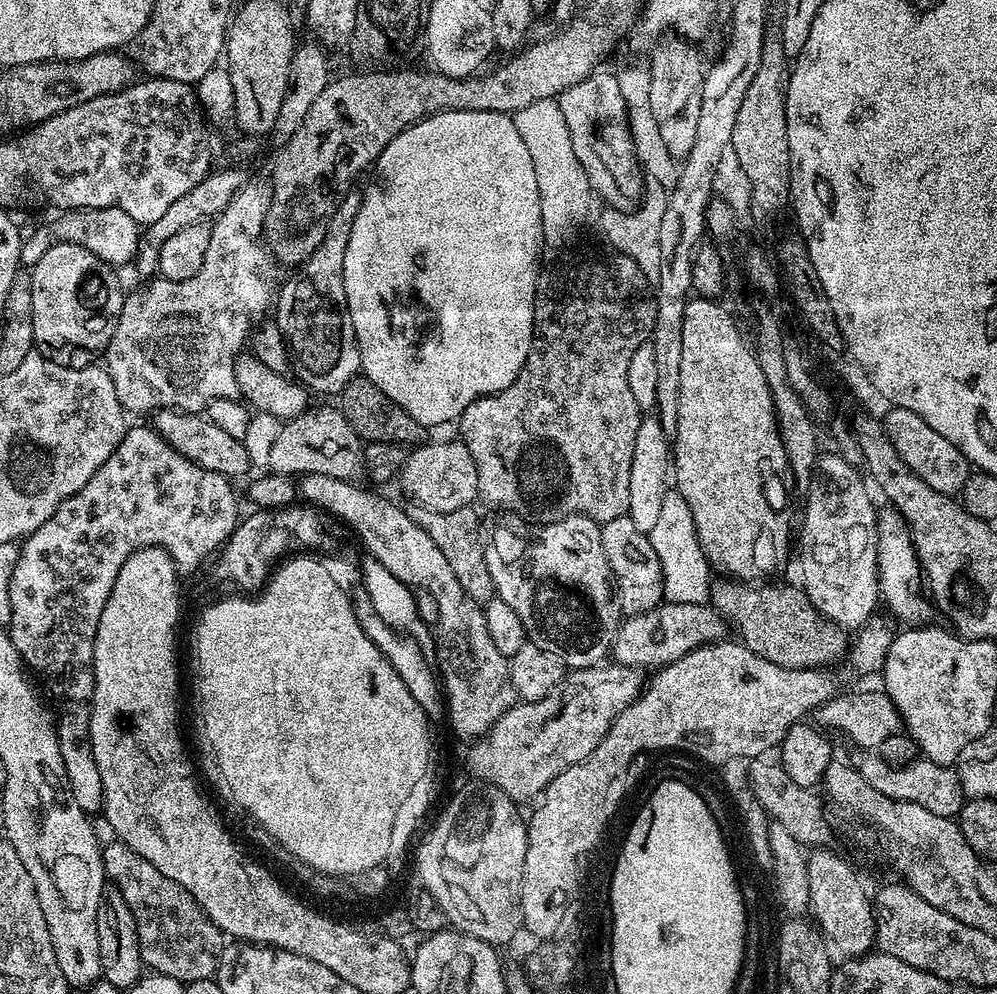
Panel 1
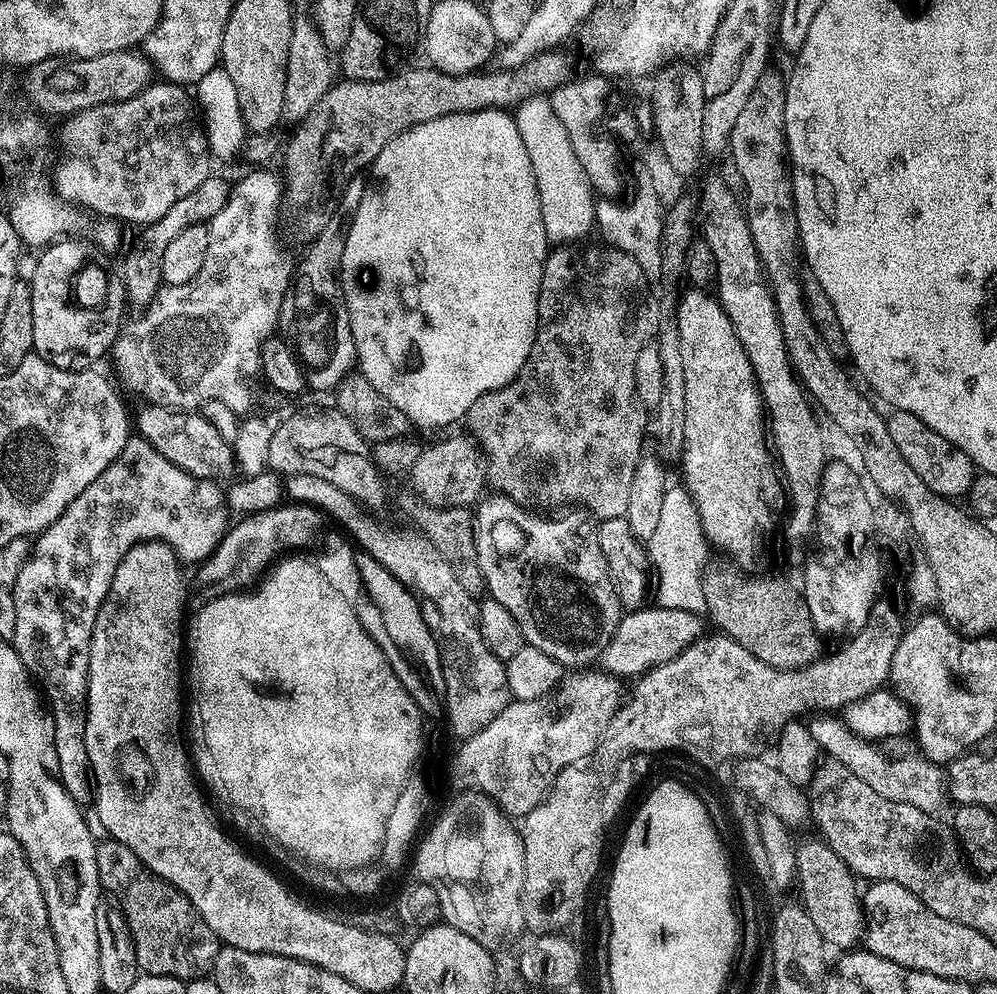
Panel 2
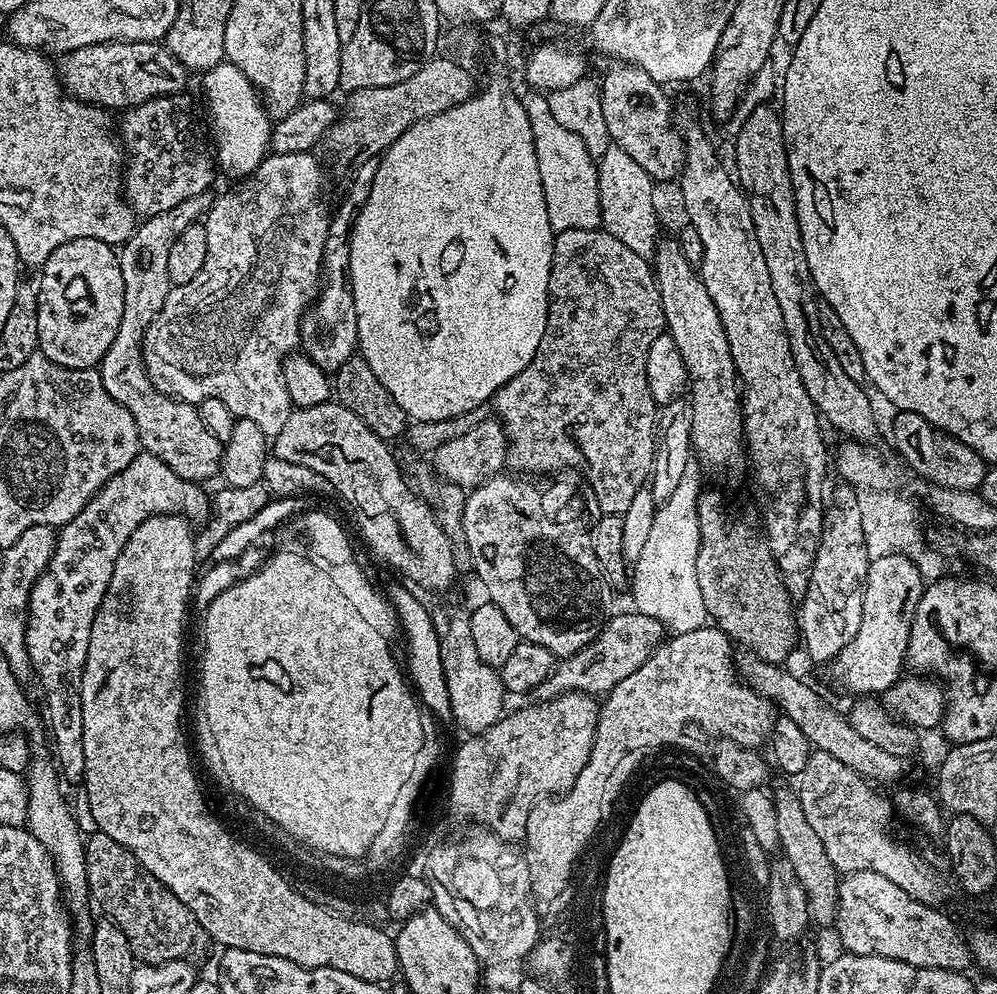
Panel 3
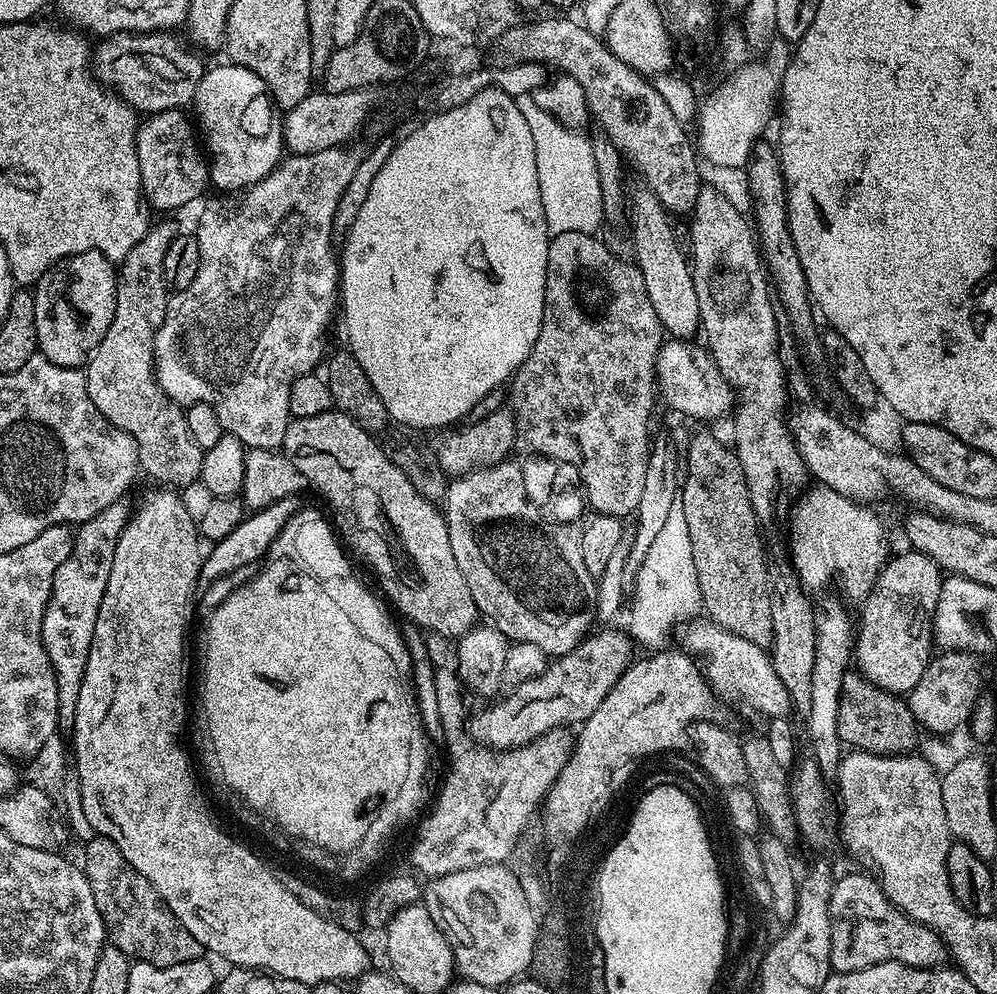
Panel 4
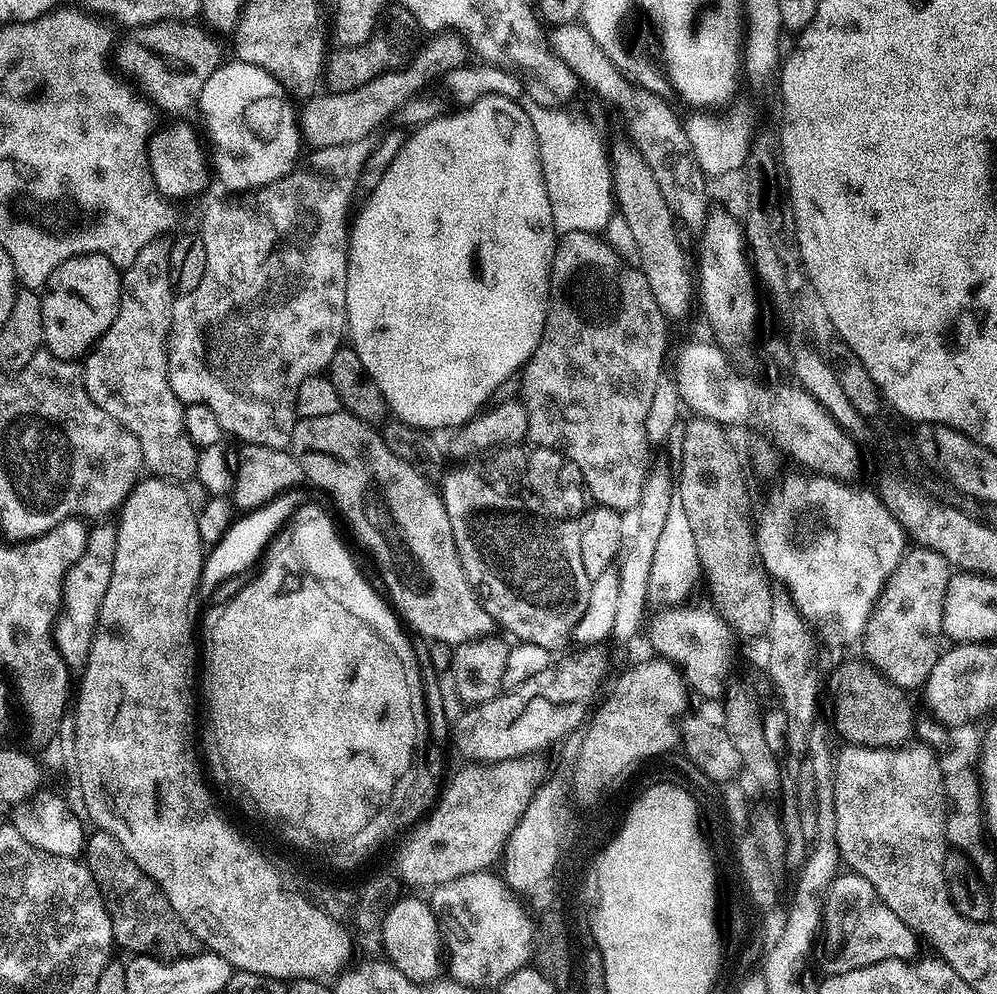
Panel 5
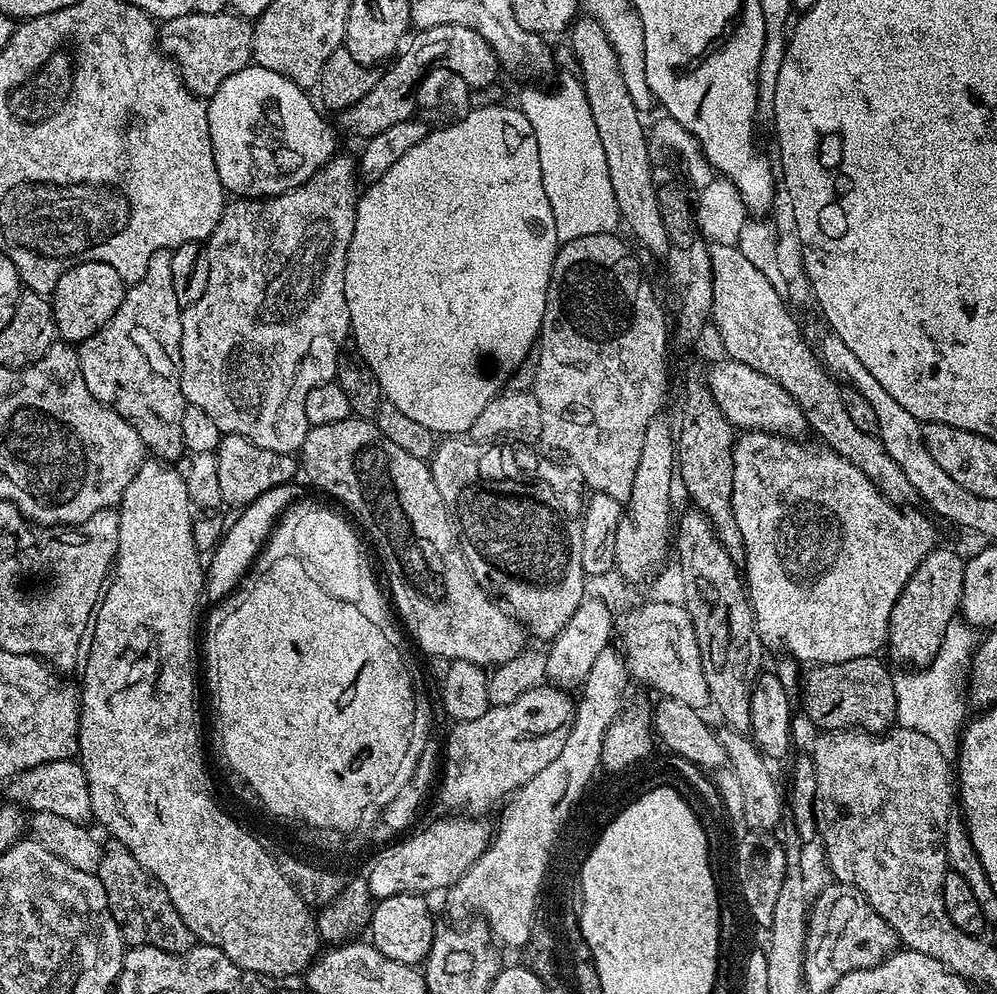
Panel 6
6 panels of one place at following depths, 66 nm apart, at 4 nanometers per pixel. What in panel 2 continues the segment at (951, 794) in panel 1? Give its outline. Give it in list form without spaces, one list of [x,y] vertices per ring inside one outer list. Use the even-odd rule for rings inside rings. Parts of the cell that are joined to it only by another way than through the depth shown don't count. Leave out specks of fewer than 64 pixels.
[[[839,715],[813,716],[816,717],[807,721],[808,729],[810,734],[814,734],[814,742],[818,742],[825,757],[842,762],[855,777],[862,778],[875,793],[882,794],[883,798],[916,806],[919,810],[933,814],[940,812],[939,808],[943,806],[944,800],[946,801],[946,772],[941,765],[923,754],[910,758],[890,758],[884,753],[883,747],[861,738]]]

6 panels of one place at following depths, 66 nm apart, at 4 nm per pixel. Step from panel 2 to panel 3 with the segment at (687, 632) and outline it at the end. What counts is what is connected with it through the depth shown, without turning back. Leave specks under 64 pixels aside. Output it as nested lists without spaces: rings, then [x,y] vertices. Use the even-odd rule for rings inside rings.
[[[629,610],[625,616],[616,616],[607,621],[600,632],[582,650],[572,656],[561,659],[548,675],[548,680],[538,685],[534,696],[537,701],[555,700],[557,696],[565,696],[568,692],[586,692],[593,698],[607,694],[622,678],[630,678],[642,662],[660,647],[661,629],[647,616],[635,610]]]

